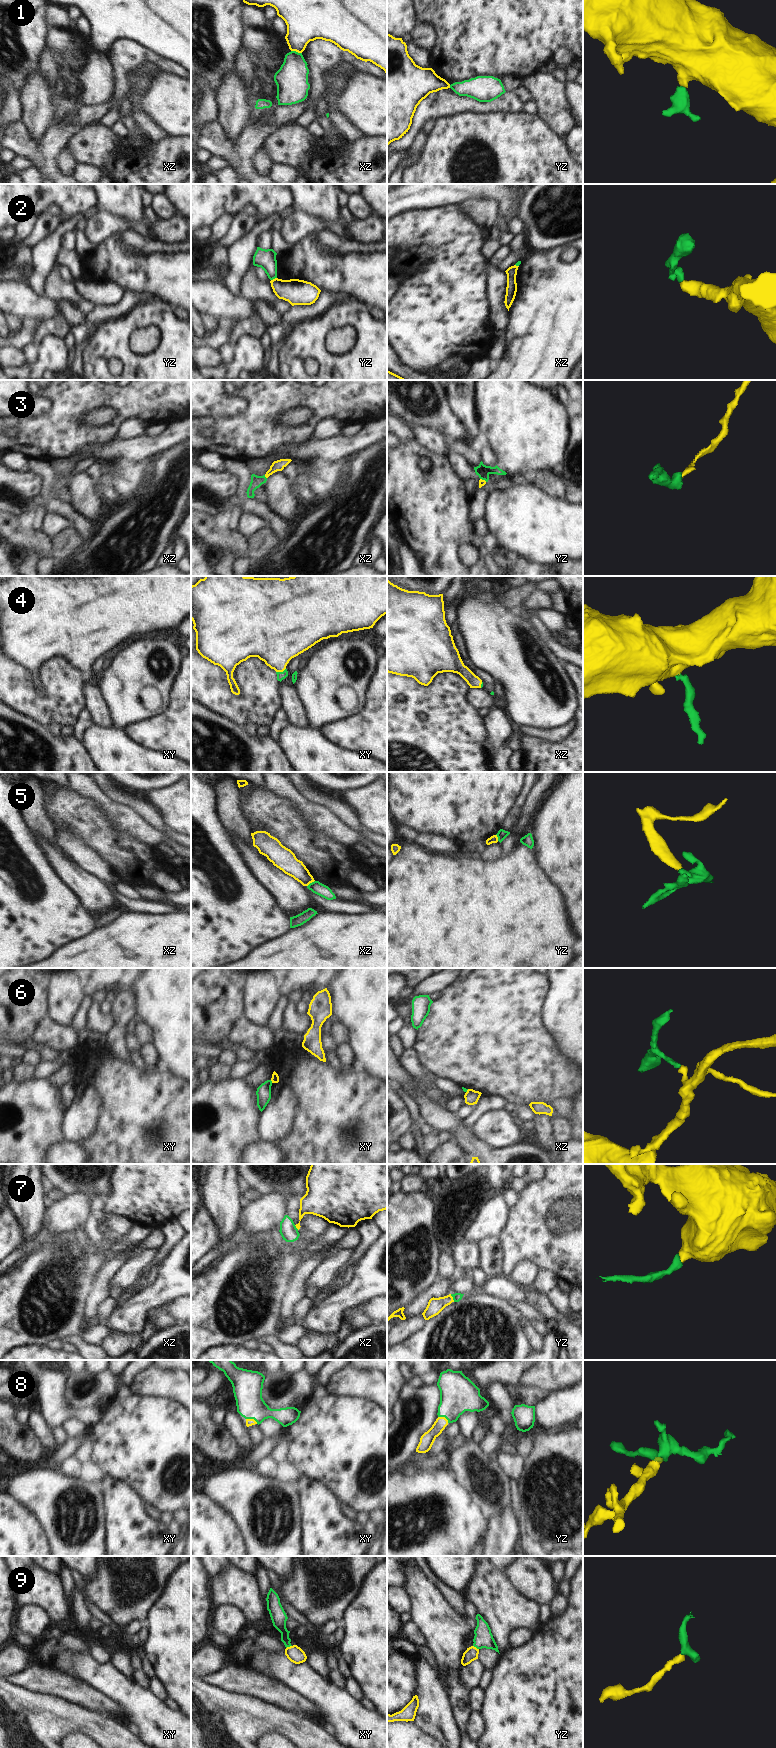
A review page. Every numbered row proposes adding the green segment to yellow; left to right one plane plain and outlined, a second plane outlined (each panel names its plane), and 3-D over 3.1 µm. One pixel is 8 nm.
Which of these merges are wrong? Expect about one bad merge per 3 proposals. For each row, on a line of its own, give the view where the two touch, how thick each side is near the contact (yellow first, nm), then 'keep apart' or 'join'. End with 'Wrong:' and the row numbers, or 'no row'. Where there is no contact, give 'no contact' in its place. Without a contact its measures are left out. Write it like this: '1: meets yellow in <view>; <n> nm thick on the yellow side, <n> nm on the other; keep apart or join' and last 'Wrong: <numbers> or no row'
1: meets yellow in xz; 320 nm thick on the yellow side, 260 nm on the other; keep apart
2: meets yellow in yz; 200 nm thick on the yellow side, 160 nm on the other; keep apart
3: meets yellow in xz; 90 nm thick on the yellow side, 100 nm on the other; join
4: meets yellow in xy; 380 nm thick on the yellow side, 60 nm on the other; join
5: meets yellow in xz; 160 nm thick on the yellow side, 100 nm on the other; keep apart
6: meets yellow in xy; 60 nm thick on the yellow side, 120 nm on the other; keep apart
7: meets yellow in yz; 130 nm thick on the yellow side, 70 nm on the other; keep apart
8: meets yellow in xy; 60 nm thick on the yellow side, 240 nm on the other; join
9: meets yellow in xy; 140 nm thick on the yellow side, 120 nm on the other; join
Wrong: 1, 2, 5, 6, 7

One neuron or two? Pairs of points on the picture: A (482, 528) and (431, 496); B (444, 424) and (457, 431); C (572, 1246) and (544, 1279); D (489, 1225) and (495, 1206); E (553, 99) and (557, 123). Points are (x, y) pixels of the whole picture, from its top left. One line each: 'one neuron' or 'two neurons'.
A: two neurons
B: one neuron
C: two neurons
D: one neuron
E: one neuron

